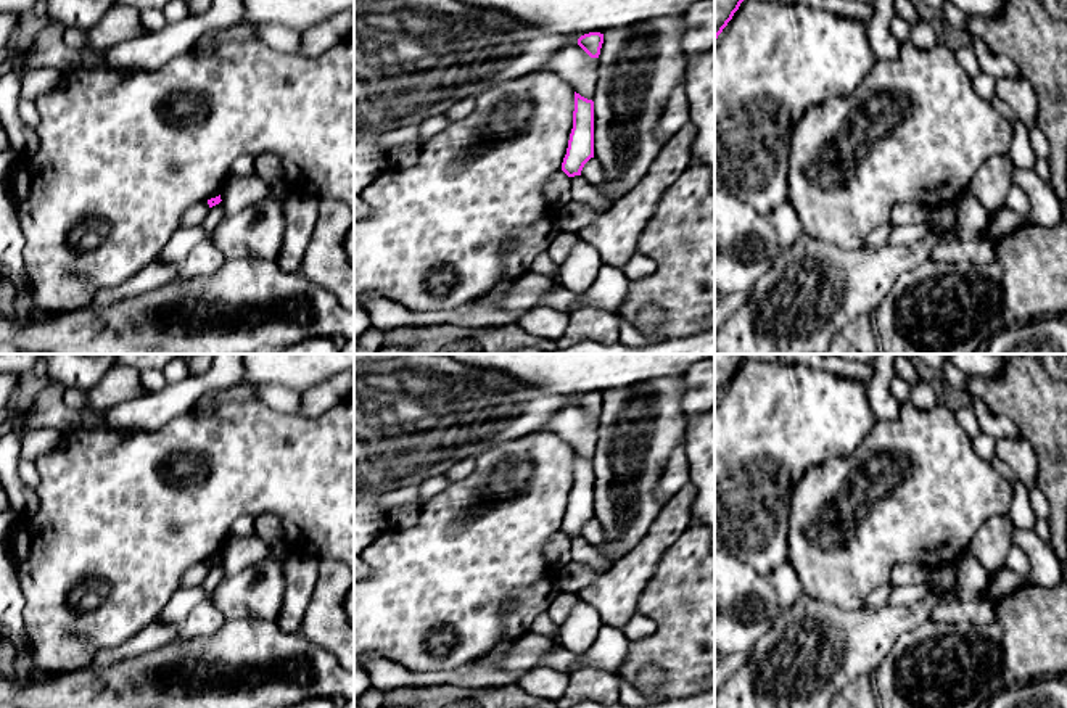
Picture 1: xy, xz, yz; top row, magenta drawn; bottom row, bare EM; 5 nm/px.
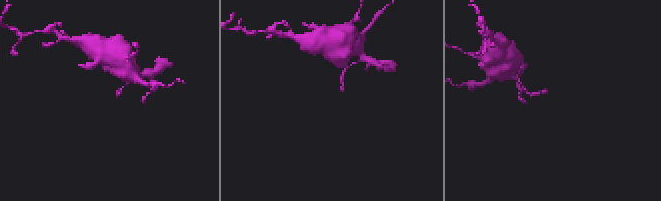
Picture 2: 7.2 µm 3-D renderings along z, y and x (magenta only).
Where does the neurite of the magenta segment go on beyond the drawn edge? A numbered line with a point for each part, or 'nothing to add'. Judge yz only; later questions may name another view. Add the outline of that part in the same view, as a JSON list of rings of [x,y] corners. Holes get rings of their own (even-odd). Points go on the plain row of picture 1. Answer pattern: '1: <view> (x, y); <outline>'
nothing to add

